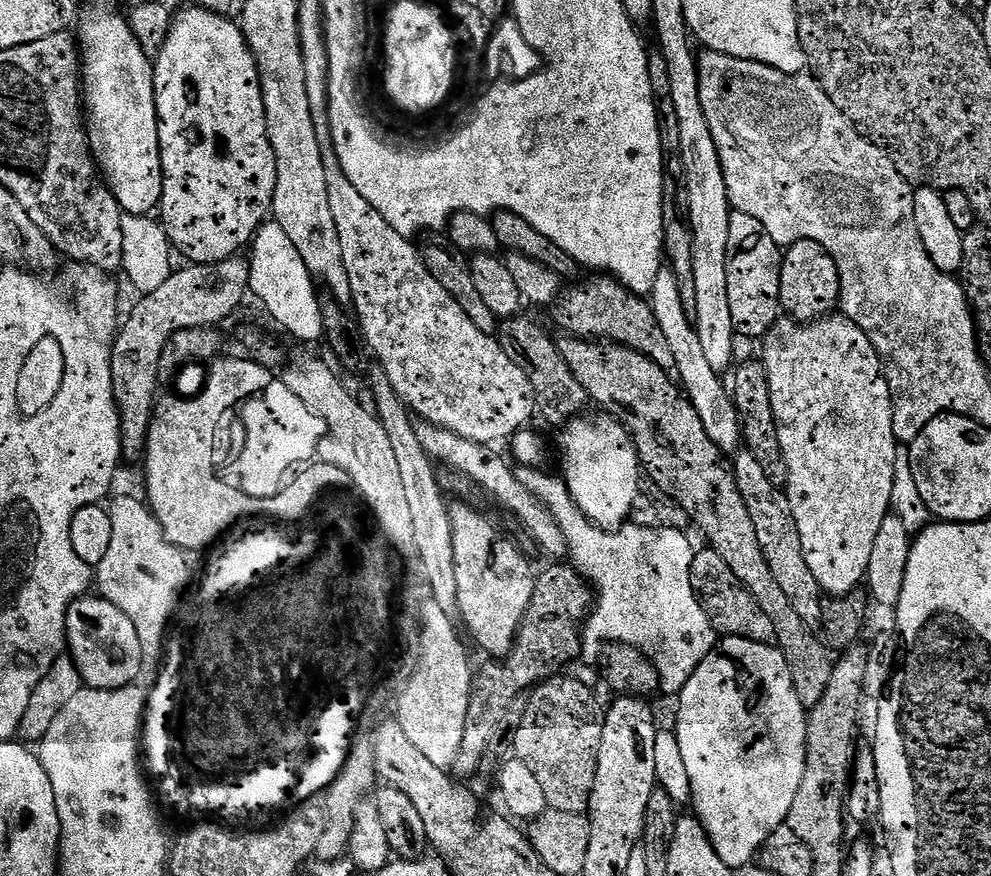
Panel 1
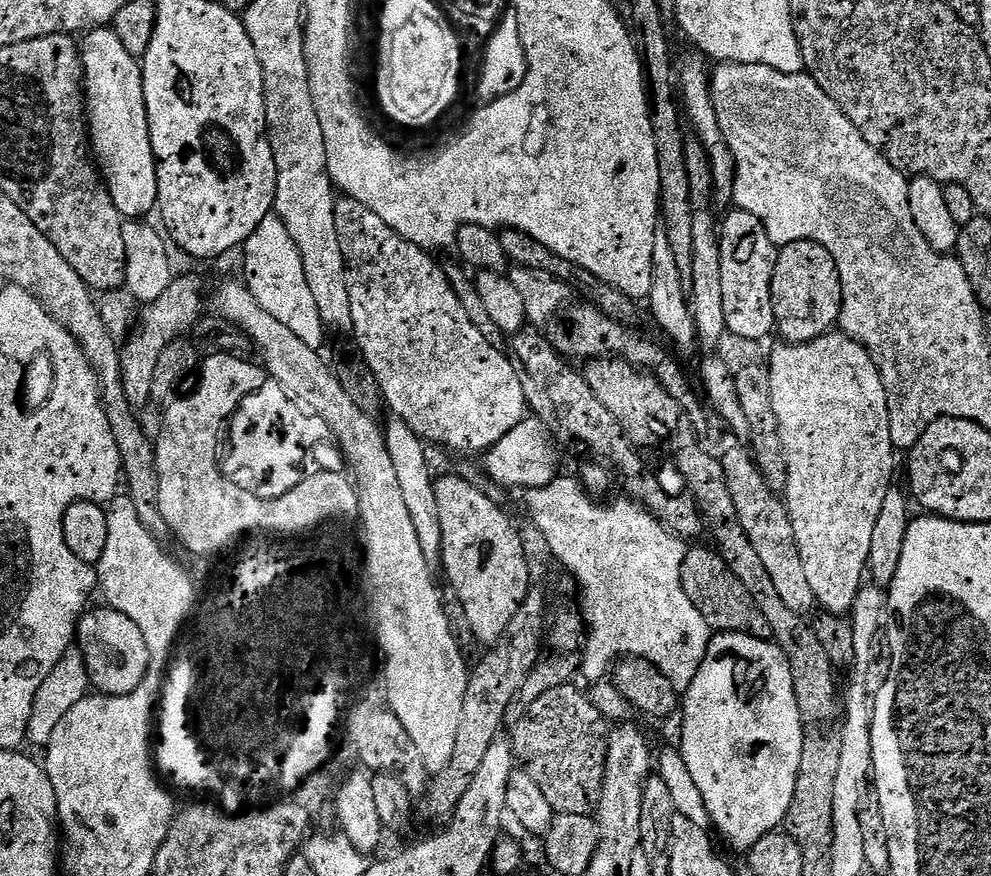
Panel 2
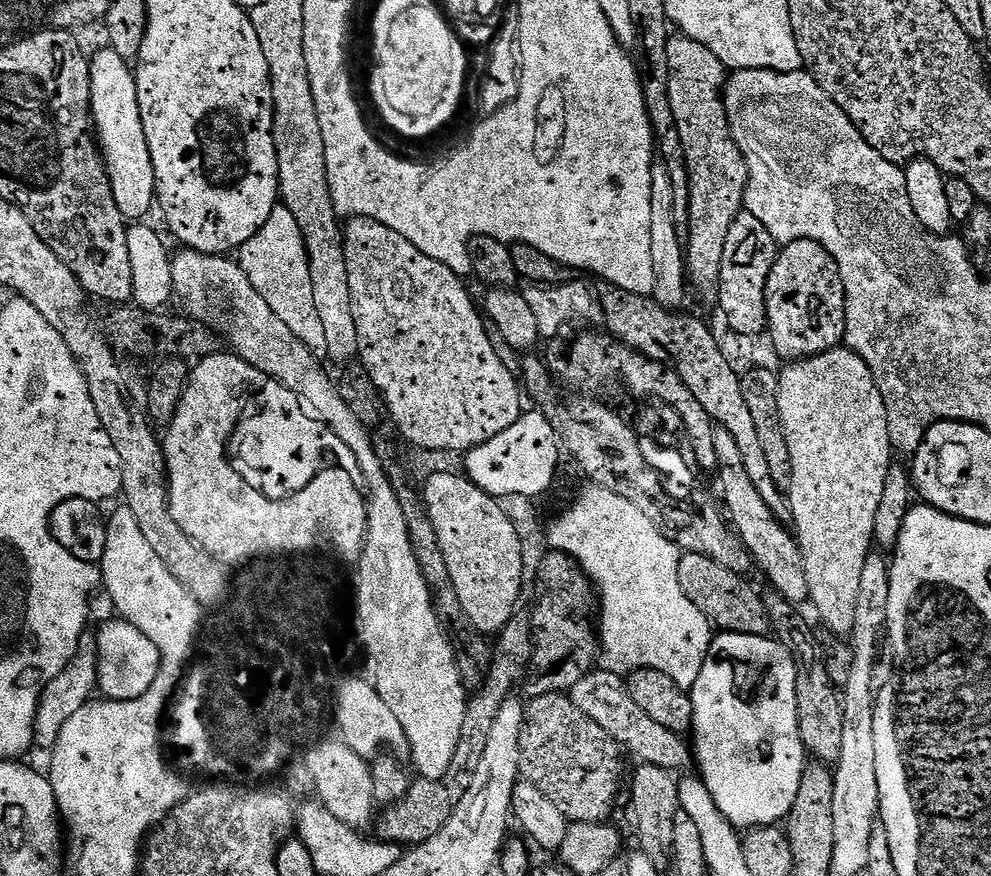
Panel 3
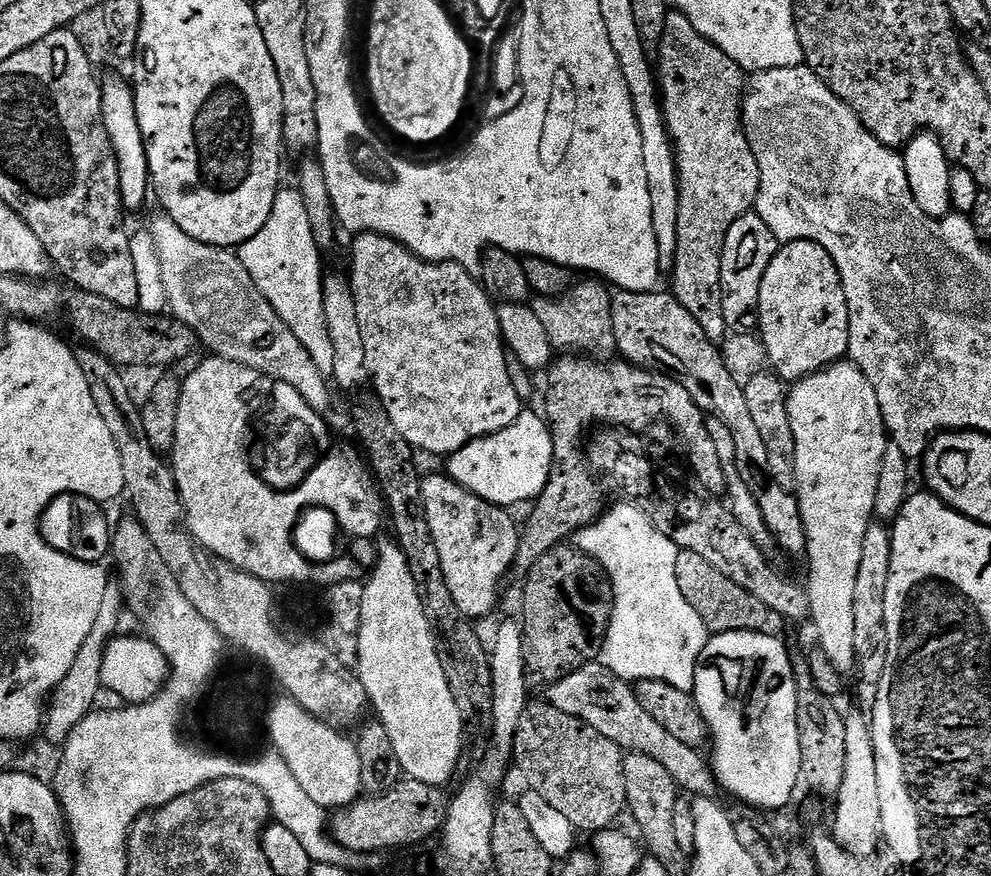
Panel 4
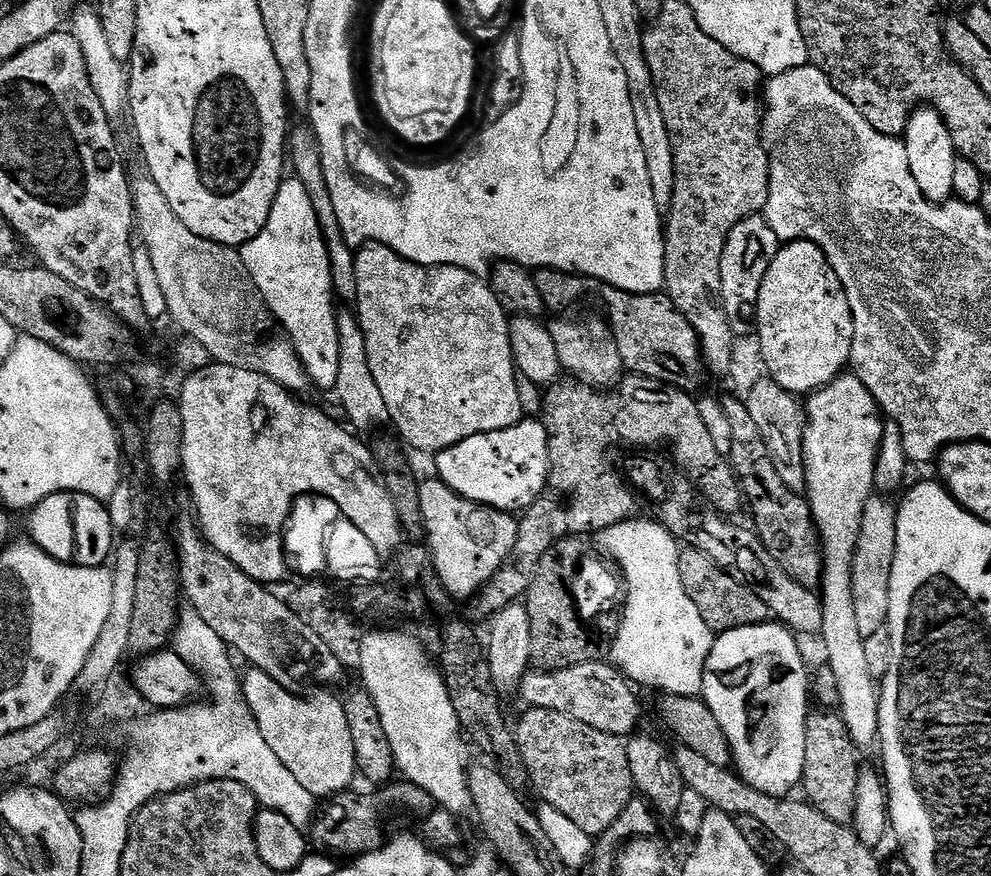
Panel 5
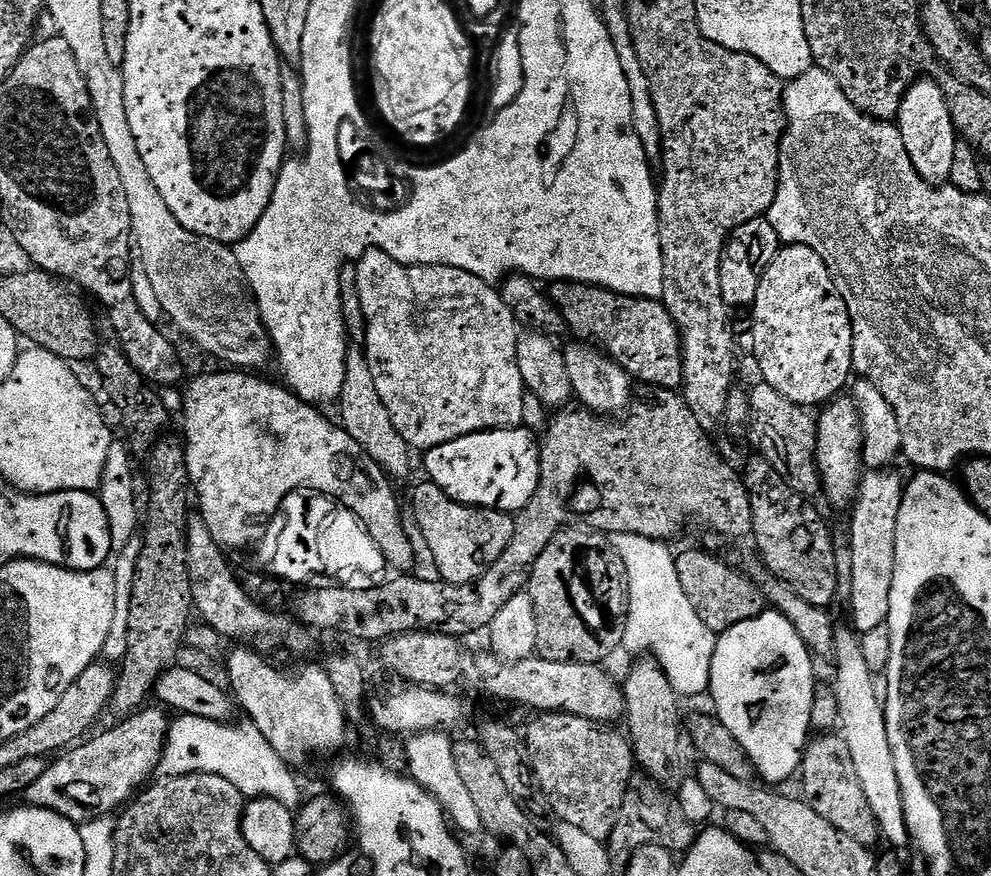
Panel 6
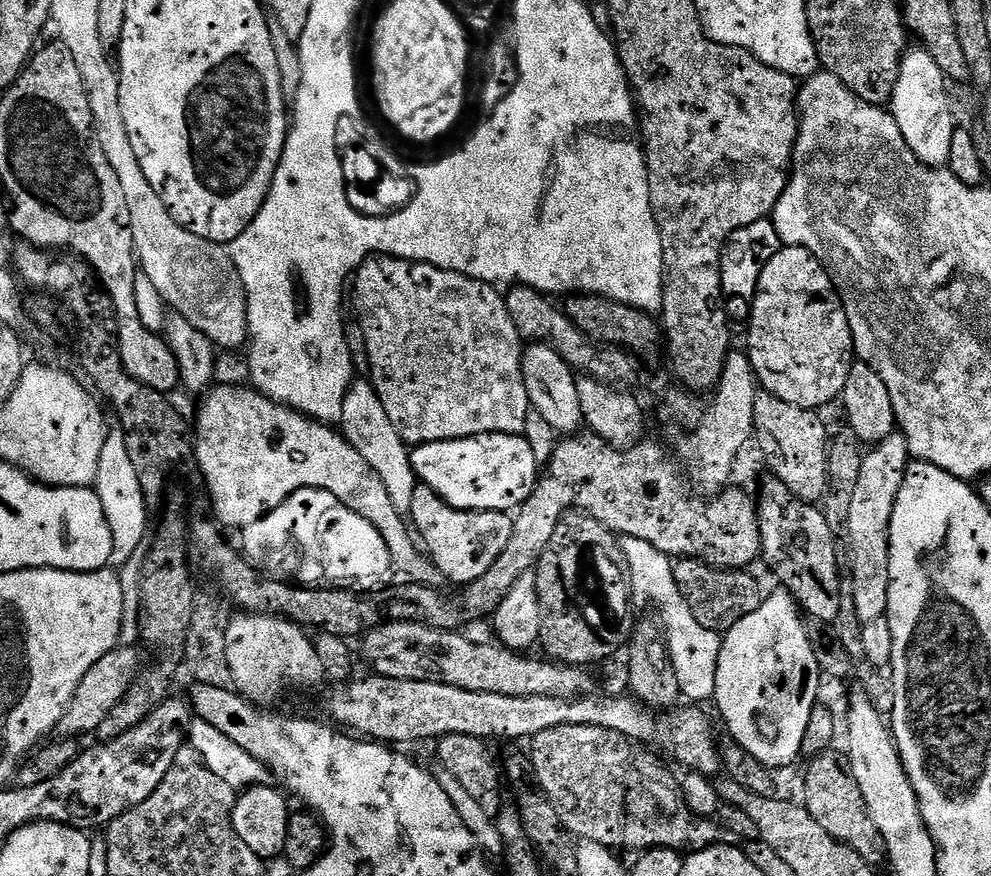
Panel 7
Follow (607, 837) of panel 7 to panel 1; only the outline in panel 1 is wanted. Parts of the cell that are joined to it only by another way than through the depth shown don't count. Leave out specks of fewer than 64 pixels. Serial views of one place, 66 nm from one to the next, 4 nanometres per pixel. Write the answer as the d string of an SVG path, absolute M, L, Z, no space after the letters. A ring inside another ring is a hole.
M557 674L551 680L537 684L531 691L522 726L513 740L515 759L526 762L546 794L546 802L553 812L587 813L590 794L594 788L594 774L598 770L598 746L602 746L602 726L605 709L596 701L597 693L578 682L571 674Z

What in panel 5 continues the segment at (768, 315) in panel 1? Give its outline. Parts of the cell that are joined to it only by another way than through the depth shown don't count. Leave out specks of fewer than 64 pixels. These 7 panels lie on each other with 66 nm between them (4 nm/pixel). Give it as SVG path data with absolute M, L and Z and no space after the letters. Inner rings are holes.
M763 215L748 216L726 238L726 246L722 250L722 290L720 297L732 323L736 336L753 335L756 326L756 311L758 310L758 294L762 290L762 282L766 278L766 270L770 270L770 262L779 254L782 242L774 230L770 230L768 221Z

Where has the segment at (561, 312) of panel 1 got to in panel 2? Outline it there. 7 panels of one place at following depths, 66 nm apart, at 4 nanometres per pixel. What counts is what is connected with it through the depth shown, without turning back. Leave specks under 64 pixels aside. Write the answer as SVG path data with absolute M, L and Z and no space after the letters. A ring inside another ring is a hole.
M573 303L571 306L565 307L546 326L548 341L556 347L557 352L569 362L615 358L630 362L634 367L641 368L643 372L651 372L656 381L680 403L697 433L704 434L708 428L708 416L704 413L705 405L702 400L702 405L700 405L700 400L696 397L696 392L692 389L687 374L680 369L679 362L658 341L651 340L646 333L632 328L636 326L631 323L610 318L595 303L580 303L584 304Z

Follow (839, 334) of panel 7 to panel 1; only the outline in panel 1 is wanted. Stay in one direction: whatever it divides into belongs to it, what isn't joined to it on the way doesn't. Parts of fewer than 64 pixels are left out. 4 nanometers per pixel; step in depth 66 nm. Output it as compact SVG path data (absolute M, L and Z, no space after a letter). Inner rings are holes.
M813 240L787 245L780 271L780 306L797 322L820 320L835 313L840 303L840 275L834 258Z

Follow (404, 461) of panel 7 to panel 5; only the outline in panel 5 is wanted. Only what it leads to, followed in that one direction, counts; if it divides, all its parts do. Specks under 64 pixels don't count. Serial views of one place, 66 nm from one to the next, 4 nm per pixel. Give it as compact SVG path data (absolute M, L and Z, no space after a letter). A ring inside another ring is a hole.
M352 310L337 311L336 325L338 326L338 382L334 395L340 399L340 404L348 415L347 423L357 433L365 434L364 432L370 431L371 428L380 428L383 424L389 423L386 402L382 402L378 382L374 382L374 373L370 370L370 358L366 358L366 338L362 334L359 317Z

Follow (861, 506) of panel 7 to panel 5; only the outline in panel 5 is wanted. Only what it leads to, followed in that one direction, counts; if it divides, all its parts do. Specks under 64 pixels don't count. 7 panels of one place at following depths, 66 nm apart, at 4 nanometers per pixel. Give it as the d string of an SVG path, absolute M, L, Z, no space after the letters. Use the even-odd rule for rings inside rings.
M873 494L862 510L862 530L858 530L858 546L852 567L854 615L864 637L887 629L890 614L890 570L894 566L894 550L898 546L898 522L895 503Z

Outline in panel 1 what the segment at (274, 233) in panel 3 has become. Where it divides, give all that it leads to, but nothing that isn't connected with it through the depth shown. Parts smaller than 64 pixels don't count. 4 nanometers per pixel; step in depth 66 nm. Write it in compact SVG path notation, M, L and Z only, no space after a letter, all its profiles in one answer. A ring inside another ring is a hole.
M268 220L252 240L252 256L249 255L248 286L251 295L256 296L266 311L296 340L317 340L324 335L320 296L316 284L301 254L276 221Z

